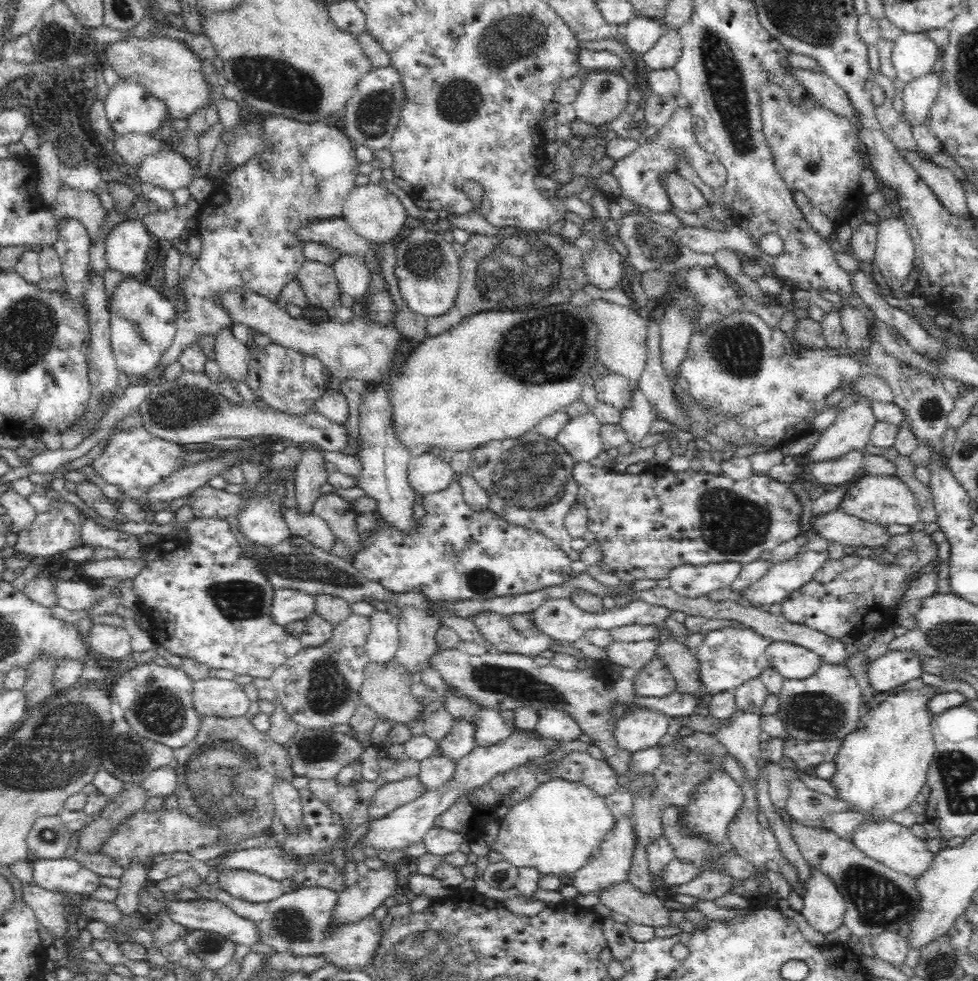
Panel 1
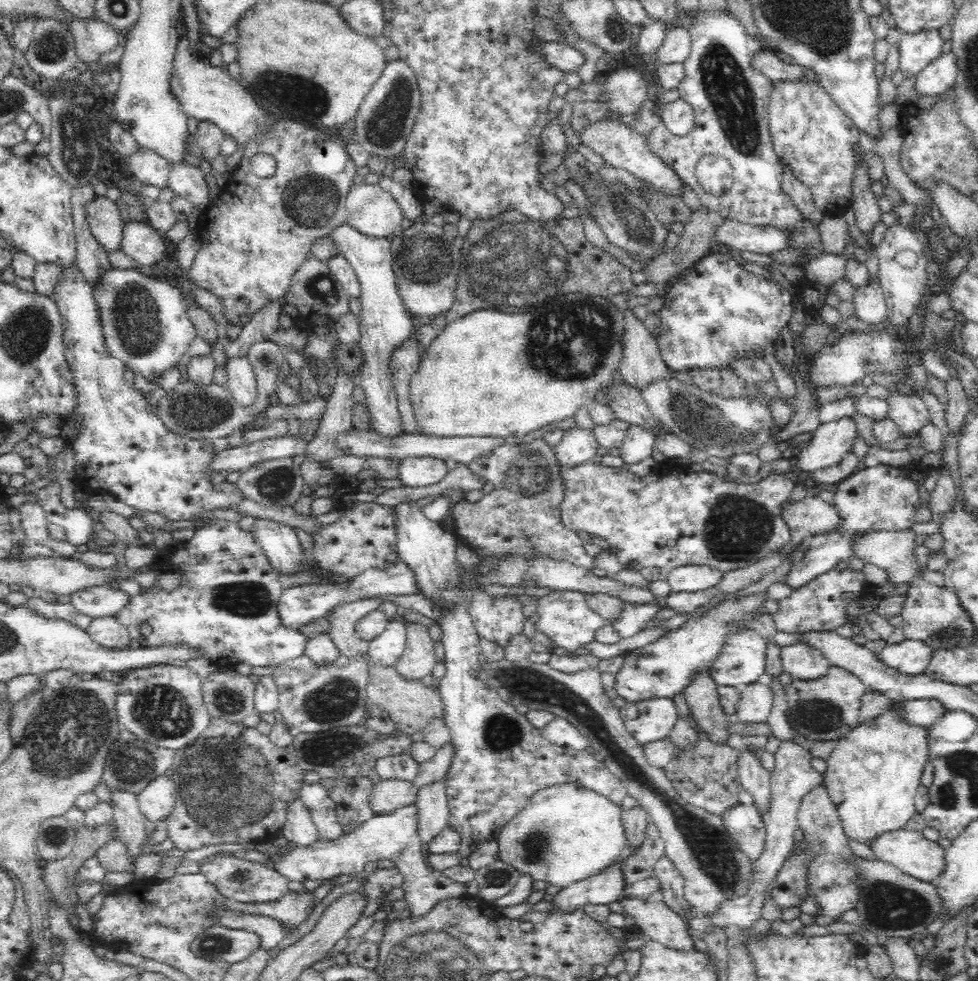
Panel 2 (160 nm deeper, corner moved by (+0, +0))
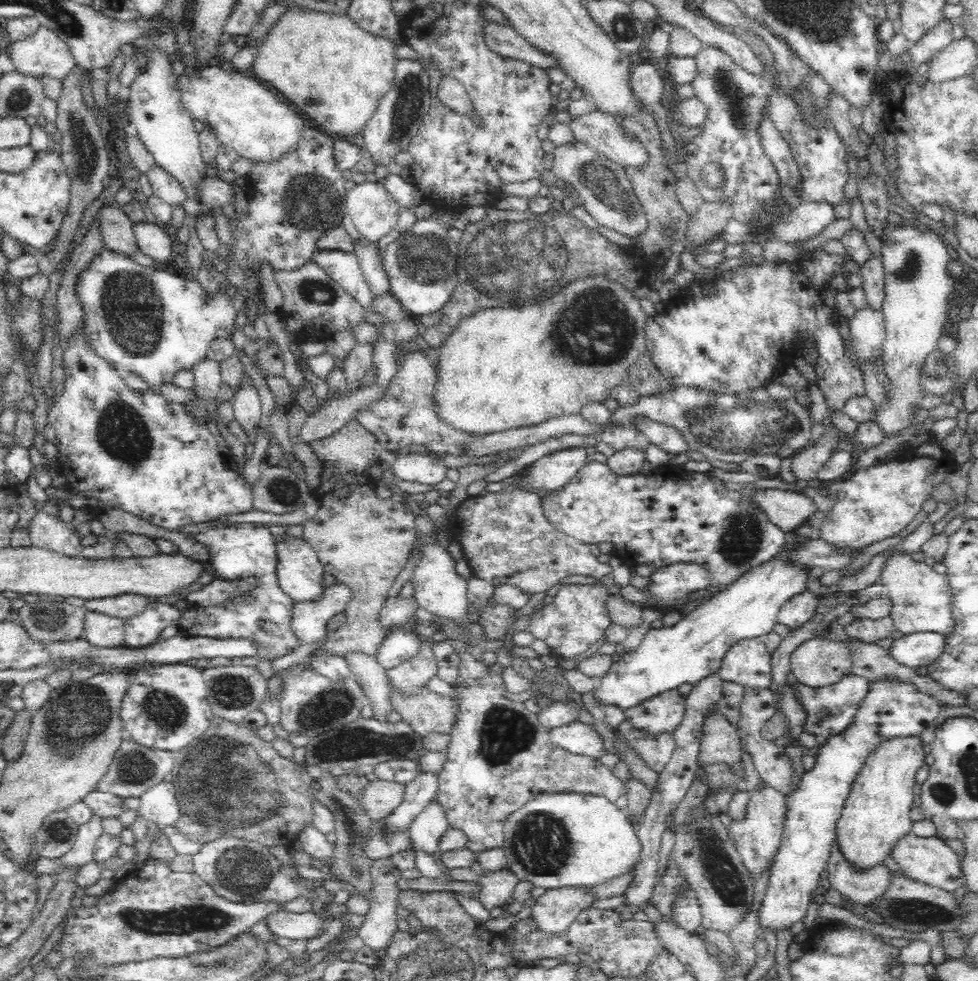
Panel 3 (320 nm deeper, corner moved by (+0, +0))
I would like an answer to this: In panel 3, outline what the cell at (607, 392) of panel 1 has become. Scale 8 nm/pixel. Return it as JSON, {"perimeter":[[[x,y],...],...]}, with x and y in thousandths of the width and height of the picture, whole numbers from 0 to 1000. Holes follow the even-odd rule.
{"perimeter":[[[648,424],[647,432],[650,437],[661,444],[666,453],[677,457],[685,464],[694,463],[700,461],[701,458],[706,458],[695,440],[685,433],[671,430],[661,424]]]}

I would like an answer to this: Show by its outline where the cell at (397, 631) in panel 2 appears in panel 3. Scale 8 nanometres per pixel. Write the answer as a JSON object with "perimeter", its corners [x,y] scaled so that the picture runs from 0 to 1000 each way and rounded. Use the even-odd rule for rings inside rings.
{"perimeter":[[[401,640],[401,644],[393,646],[385,656],[383,672],[395,683],[417,673],[426,663],[429,649],[422,643]]]}

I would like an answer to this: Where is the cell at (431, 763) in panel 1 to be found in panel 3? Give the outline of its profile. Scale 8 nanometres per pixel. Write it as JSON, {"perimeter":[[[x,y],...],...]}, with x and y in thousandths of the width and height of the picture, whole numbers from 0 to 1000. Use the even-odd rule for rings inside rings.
{"perimeter":[[[442,814],[433,827],[421,836],[418,850],[424,867],[434,867],[443,873],[448,865],[448,858],[461,841],[456,833],[456,826],[448,814]]]}

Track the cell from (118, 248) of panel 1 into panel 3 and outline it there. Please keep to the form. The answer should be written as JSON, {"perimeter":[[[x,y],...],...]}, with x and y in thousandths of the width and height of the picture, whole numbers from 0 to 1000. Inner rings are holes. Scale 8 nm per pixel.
{"perimeter":[[[151,225],[136,227],[135,234],[140,256],[168,271],[176,260],[177,241],[165,230]]]}

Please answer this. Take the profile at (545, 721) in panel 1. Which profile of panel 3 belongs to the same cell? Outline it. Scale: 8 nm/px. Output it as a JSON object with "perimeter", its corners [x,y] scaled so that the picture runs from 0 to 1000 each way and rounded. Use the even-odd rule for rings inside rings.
{"perimeter":[[[592,734],[560,743],[560,748],[564,758],[585,769],[610,774],[618,770],[615,750],[605,740]]]}

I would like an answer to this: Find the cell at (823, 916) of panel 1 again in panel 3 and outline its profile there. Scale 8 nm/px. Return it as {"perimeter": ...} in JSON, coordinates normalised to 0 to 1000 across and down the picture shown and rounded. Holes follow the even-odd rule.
{"perimeter":[[[856,854],[849,864],[848,873],[840,891],[863,919],[890,924],[911,903],[912,893],[905,882],[896,881],[888,885],[870,883],[870,879],[863,874]]]}

